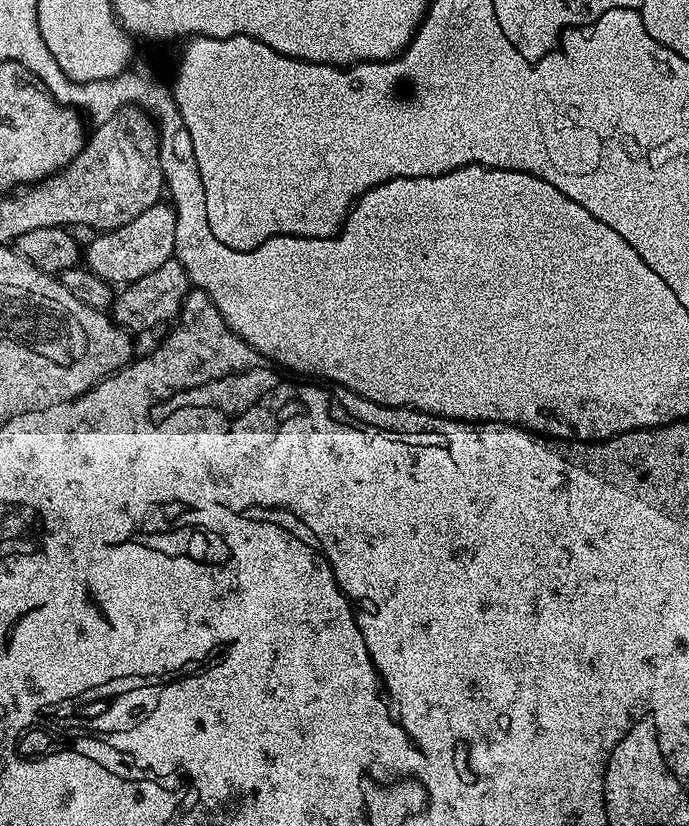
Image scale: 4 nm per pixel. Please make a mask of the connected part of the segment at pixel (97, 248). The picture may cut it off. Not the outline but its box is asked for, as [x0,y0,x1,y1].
[84,201,177,286]

